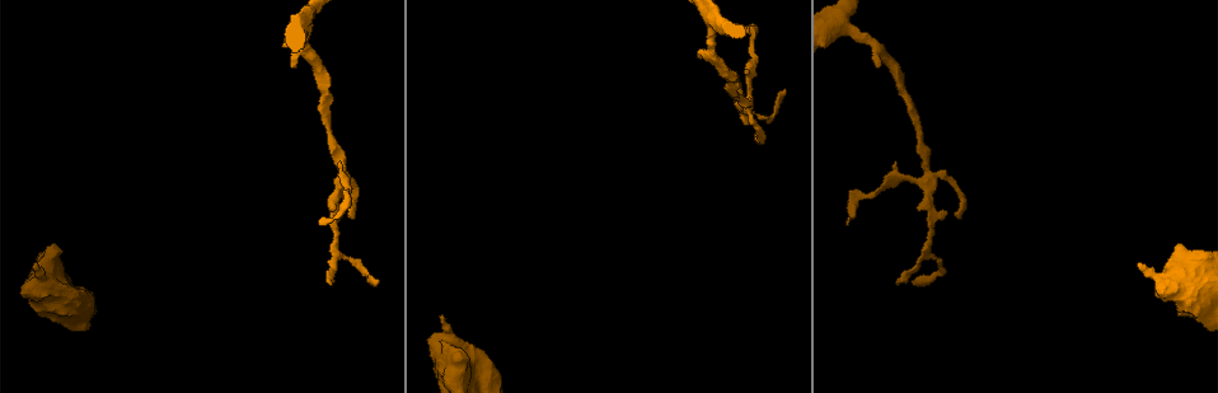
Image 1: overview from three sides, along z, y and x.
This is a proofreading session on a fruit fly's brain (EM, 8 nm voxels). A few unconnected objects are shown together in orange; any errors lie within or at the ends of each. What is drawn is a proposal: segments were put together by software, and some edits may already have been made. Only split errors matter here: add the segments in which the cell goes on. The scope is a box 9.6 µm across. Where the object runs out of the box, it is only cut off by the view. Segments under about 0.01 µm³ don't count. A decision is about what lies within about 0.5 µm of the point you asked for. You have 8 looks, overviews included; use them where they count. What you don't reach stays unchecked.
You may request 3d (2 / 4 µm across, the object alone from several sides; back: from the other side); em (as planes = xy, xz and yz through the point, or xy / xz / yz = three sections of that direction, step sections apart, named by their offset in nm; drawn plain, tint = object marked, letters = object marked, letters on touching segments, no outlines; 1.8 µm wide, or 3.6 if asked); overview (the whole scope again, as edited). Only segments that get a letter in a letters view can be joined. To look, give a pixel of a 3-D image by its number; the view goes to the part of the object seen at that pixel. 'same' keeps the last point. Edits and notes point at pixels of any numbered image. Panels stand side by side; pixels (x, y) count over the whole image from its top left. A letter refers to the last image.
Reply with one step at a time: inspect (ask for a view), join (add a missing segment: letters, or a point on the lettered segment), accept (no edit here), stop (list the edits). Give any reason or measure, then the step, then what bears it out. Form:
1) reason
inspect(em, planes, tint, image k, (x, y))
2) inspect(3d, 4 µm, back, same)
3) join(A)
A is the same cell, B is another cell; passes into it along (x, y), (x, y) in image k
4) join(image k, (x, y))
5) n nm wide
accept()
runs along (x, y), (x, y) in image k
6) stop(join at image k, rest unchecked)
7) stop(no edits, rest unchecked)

free end
inspect(em, planes, plain, image 1, (783, 90))

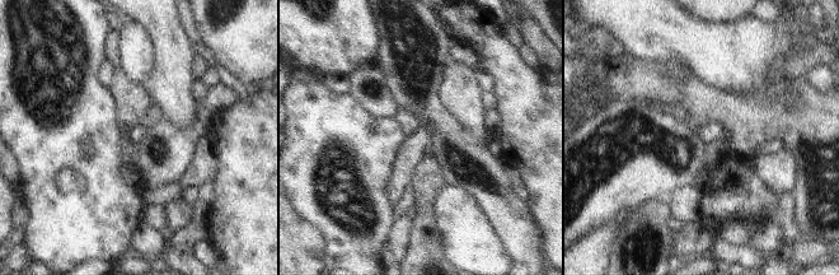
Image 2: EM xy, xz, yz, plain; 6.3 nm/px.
inspect(em, planes, letters, same)

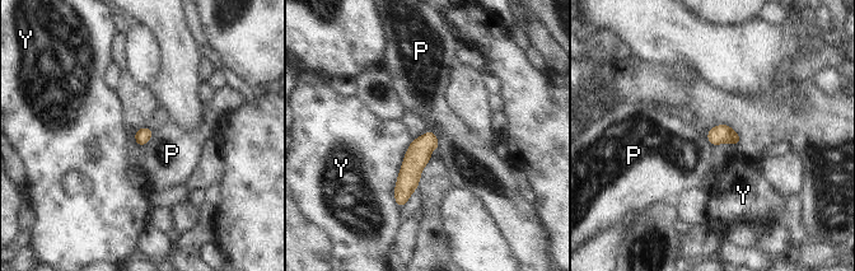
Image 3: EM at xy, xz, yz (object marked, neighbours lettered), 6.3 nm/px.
Y touches over 460 nm
accept()
P and Y are other cells; border along (429, 130), (435, 135), (438, 148) in image 3; no lettered segment goes on from it

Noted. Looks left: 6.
stops while still wide
inspect(em, planes, letters, image 1, (1142, 266))

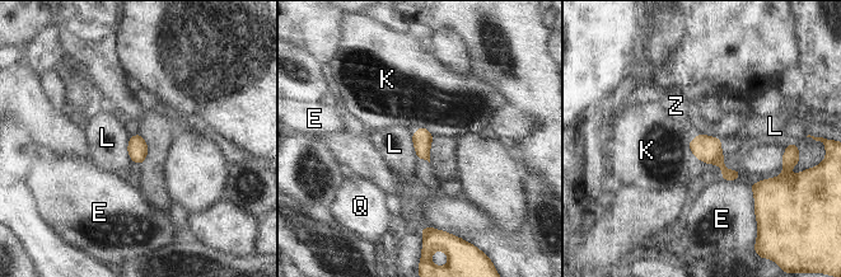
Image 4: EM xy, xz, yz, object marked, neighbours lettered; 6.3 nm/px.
join(Z)
Z is the same cell, E, K, L and Q are other cells; the cell continues

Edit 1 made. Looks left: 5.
inspect(overview)

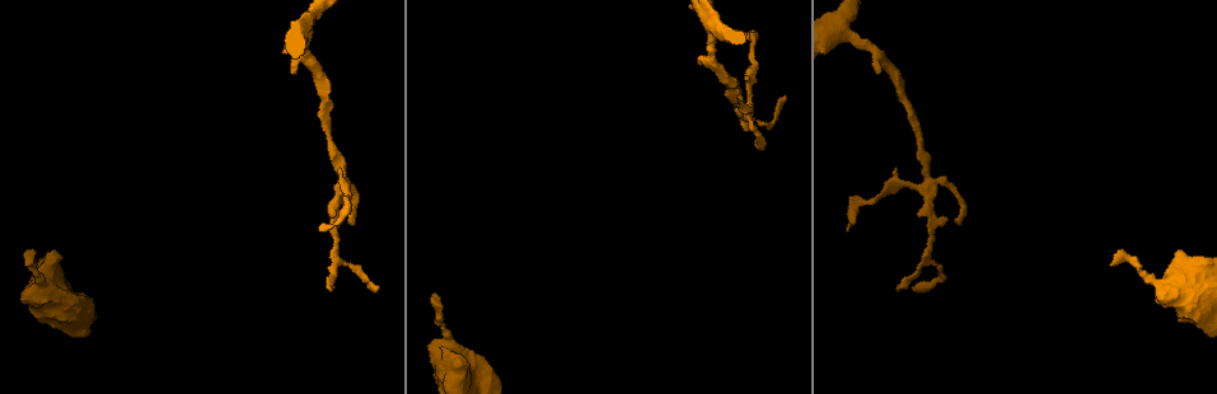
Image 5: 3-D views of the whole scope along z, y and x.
long arm stops here
inspect(3d, 2 µm, image 5, (321, 228))

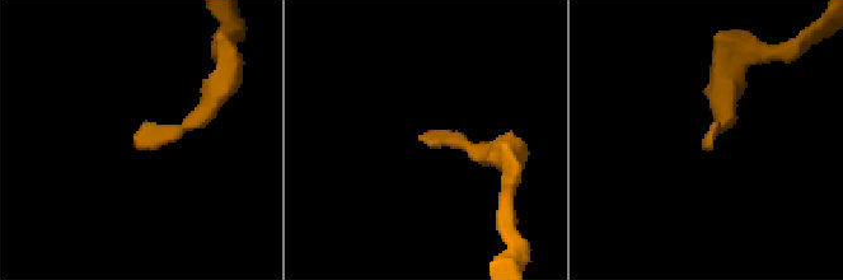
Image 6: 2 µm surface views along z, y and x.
inspect(em, yz, step 16, tint, image 6, (712, 148))

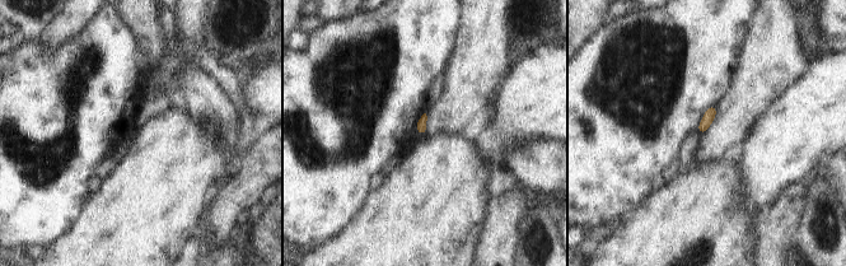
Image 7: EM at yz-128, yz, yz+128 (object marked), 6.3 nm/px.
inspect(em, yz, step 16, letters, same)

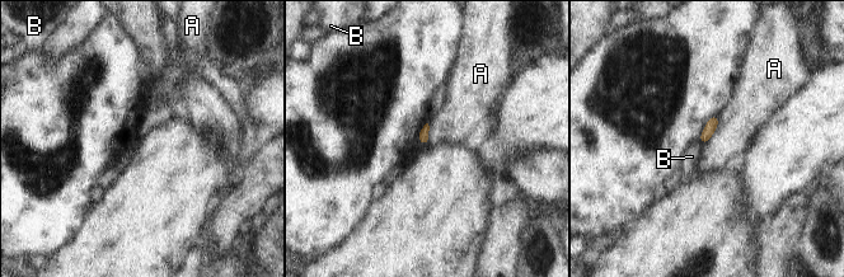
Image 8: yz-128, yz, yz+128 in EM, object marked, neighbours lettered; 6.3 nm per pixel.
accept()
A and B are other cells; border along (720, 117), (714, 132), (703, 145) in image 8; no lettered segment goes on from it

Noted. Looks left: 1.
stop(join at image 4, rest unchecked)

